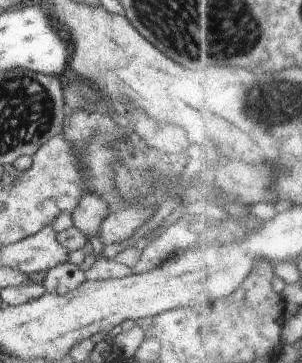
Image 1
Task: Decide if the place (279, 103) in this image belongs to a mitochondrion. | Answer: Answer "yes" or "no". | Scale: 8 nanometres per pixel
yes

